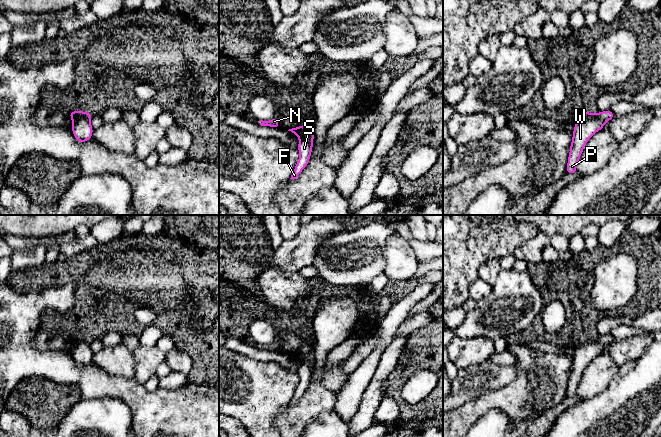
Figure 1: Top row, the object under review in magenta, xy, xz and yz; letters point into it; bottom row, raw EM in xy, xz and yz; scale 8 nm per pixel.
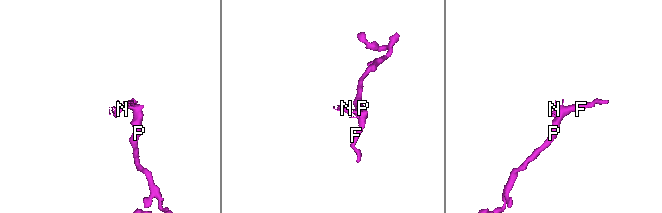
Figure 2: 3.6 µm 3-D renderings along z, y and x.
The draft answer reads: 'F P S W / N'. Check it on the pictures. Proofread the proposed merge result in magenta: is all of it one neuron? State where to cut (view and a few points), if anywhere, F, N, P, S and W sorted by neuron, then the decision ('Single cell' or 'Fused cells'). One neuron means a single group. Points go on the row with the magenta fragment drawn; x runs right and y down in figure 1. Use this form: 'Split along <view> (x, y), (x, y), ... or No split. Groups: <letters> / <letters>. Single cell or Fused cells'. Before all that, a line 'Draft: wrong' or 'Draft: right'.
Draft: right
Split along xy (89, 119), (75, 119), (73, 121). Groups: F P S W / N. Fused cells

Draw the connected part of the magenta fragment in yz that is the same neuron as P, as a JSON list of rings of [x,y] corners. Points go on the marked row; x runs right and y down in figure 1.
[[[609,109],[597,114],[592,114],[587,120],[574,124],[573,138],[568,156],[566,174],[576,174],[577,163],[583,149],[593,134],[603,129],[604,124],[614,118],[613,112]]]

